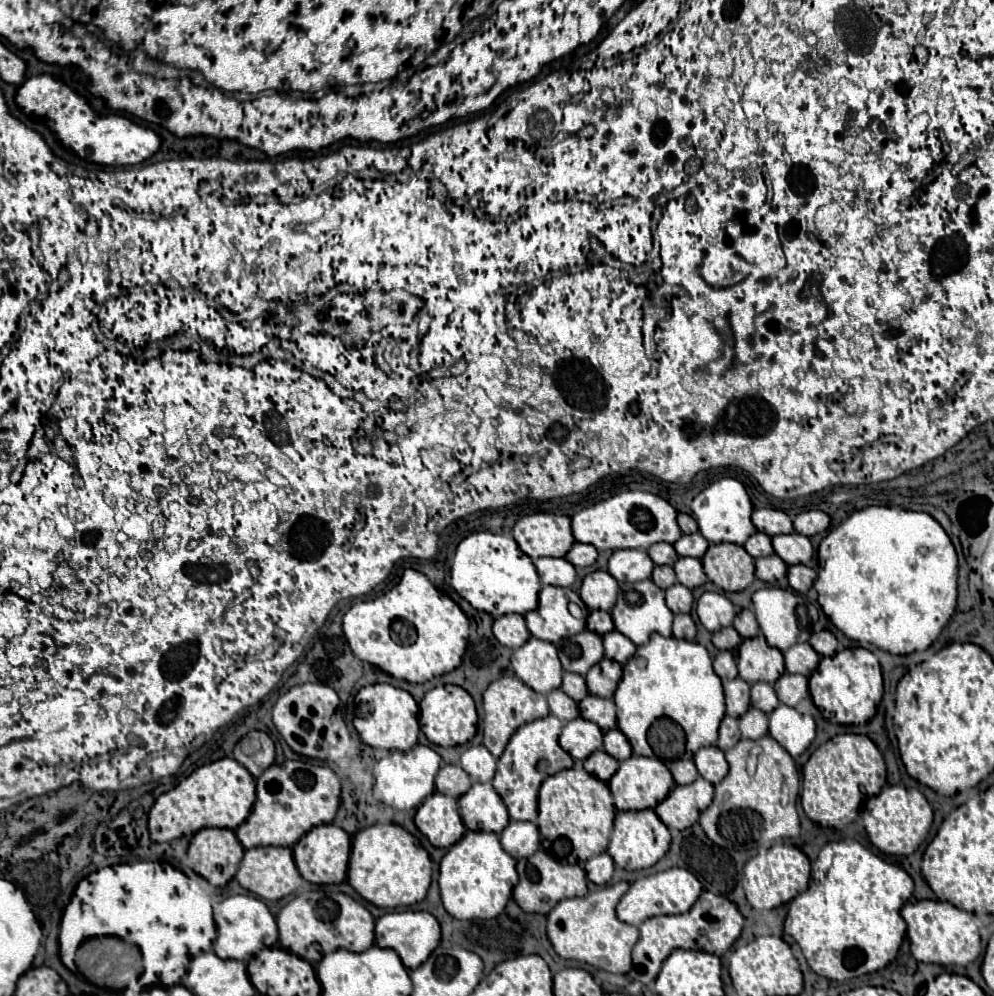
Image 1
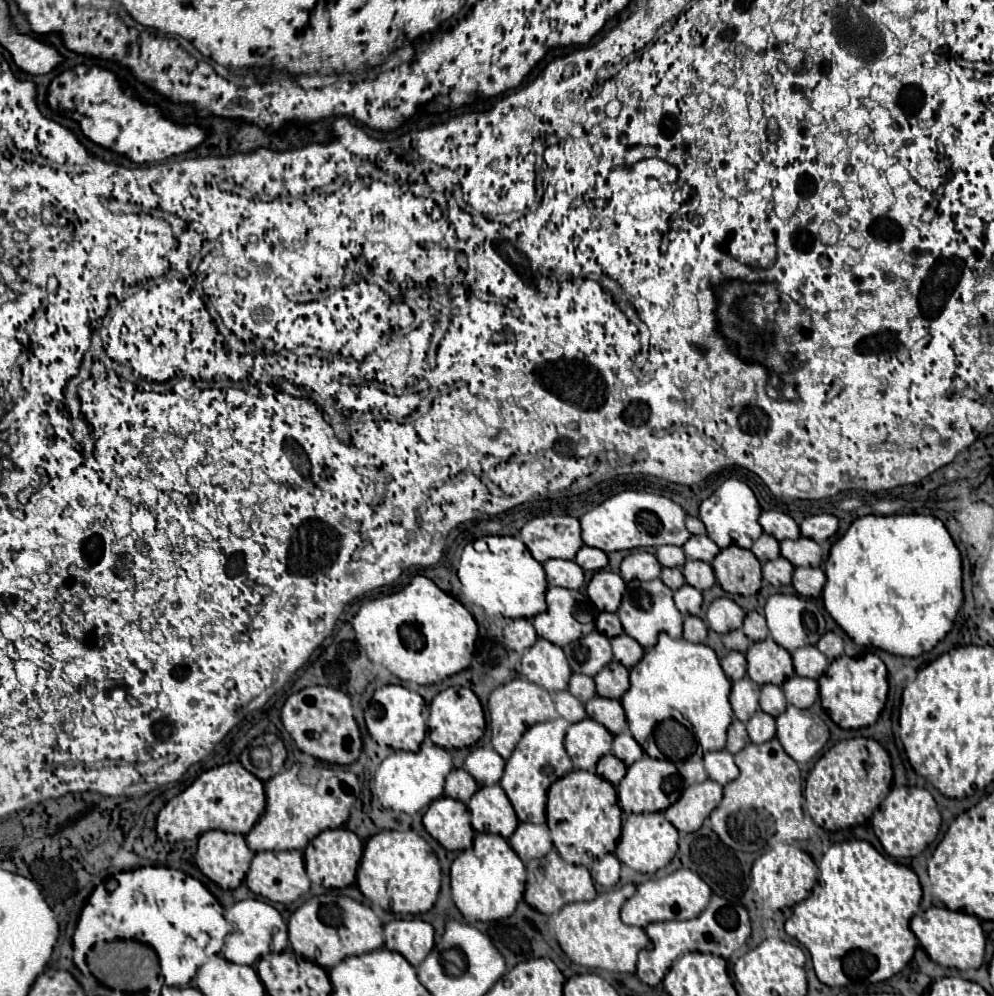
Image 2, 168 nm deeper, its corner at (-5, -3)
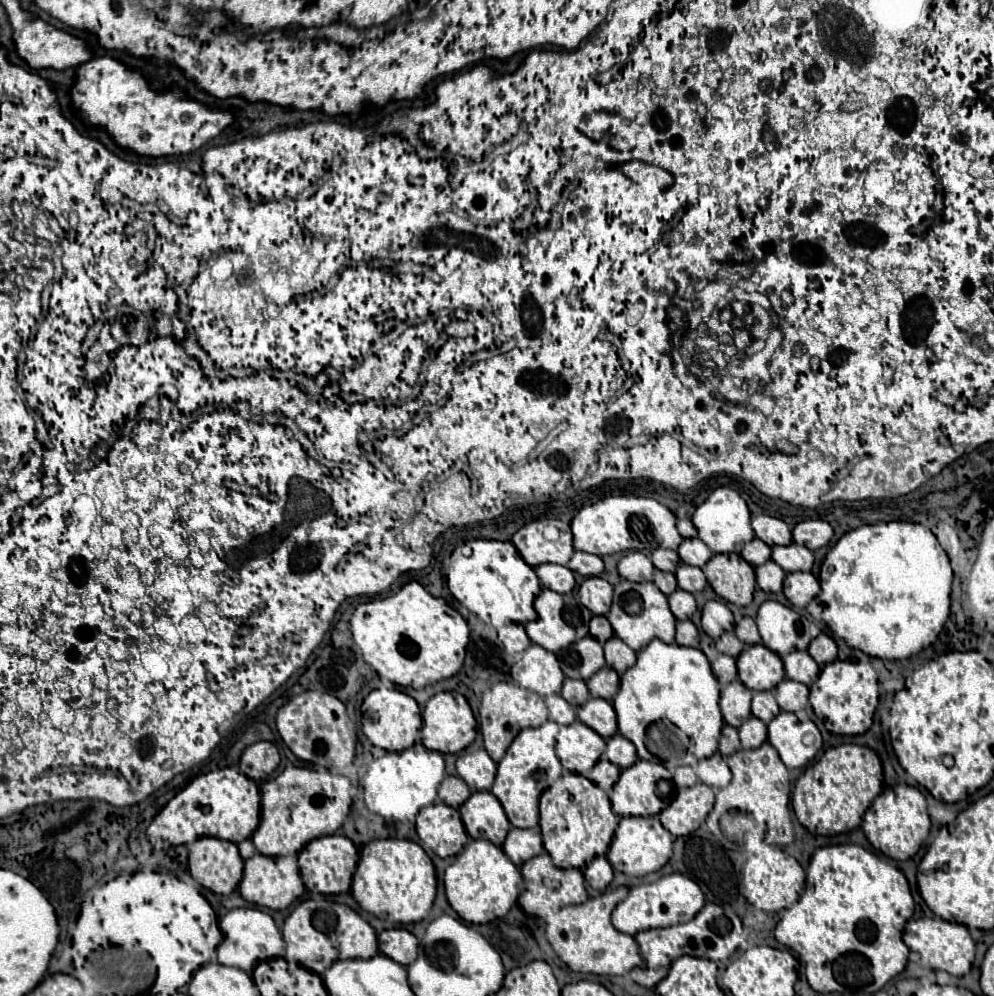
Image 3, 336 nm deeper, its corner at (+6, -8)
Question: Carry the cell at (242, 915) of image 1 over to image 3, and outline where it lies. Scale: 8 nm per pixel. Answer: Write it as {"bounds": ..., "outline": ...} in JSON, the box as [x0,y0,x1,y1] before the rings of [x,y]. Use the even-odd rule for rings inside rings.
{"bounds":[217,908,283,972],"outline":[[[235,908],[221,918],[219,928],[223,934],[223,942],[217,948],[217,960],[223,966],[237,966],[245,972],[251,972],[257,962],[279,958],[283,954],[283,938],[267,912],[261,912],[257,908]]]}

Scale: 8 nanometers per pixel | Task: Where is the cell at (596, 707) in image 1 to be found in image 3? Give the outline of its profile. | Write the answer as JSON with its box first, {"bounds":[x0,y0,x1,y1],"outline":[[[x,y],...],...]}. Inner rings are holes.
{"bounds":[577,698,617,738],"outline":[[[589,698],[577,708],[577,716],[583,724],[593,728],[603,738],[611,738],[617,732],[615,710],[603,698]]]}

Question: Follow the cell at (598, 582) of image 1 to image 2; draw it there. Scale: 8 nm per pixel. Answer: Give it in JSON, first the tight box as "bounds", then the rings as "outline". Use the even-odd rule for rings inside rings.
{"bounds":[588,571,626,613],"outline":[[[598,571],[588,583],[588,597],[600,611],[614,613],[620,607],[622,595],[626,591],[626,585],[618,573],[612,571]]]}

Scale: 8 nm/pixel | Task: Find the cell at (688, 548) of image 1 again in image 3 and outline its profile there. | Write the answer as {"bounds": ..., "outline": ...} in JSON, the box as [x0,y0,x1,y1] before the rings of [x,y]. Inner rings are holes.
{"bounds":[677,538,713,568],"outline":[[[699,538],[683,540],[683,544],[677,548],[677,554],[679,554],[681,562],[685,562],[689,566],[697,566],[697,568],[703,568],[707,564],[707,560],[713,556],[713,552]]]}

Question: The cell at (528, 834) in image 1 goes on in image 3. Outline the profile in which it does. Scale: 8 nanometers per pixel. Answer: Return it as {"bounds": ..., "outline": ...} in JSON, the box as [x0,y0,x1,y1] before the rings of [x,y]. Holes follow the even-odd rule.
{"bounds":[503,828,543,866],"outline":[[[511,828],[503,842],[503,850],[515,866],[521,866],[529,858],[543,852],[543,840],[537,828],[529,828],[529,830]]]}

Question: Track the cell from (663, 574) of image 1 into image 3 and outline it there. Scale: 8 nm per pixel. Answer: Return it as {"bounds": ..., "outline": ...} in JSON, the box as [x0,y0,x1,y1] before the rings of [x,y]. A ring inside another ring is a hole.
{"bounds":[653,570,677,596],"outline":[[[655,570],[655,580],[653,580],[655,584],[657,584],[657,588],[665,594],[665,596],[669,596],[675,588],[677,588],[677,580],[675,580],[675,574],[669,574],[669,572],[661,572],[661,570]]]}

